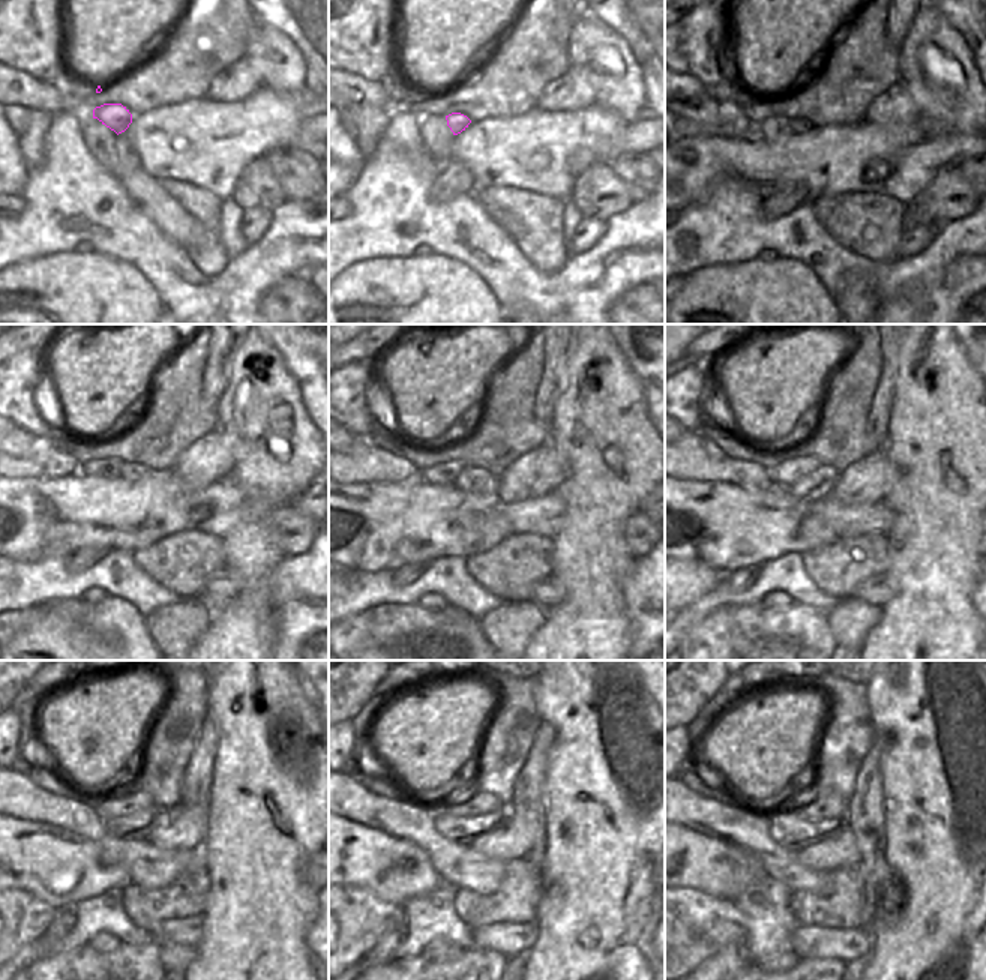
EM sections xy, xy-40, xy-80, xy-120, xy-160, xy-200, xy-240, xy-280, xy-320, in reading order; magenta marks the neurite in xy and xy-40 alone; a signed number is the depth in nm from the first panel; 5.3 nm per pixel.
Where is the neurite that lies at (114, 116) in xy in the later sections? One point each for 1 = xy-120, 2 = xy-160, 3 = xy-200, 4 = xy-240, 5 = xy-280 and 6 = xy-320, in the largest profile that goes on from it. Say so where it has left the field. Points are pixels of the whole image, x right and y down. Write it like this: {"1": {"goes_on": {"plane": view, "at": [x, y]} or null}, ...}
{"1": {"goes_on": {"plane": "xy-120", "at": [131, 471]}}, "2": {"goes_on": {"plane": "xy-160", "at": [473, 479]}}, "3": {"goes_on": {"plane": "xy-200", "at": [817, 485]}}, "4": {"goes_on": {"plane": "xy-240", "at": [138, 826]}}, "5": {"goes_on": {"plane": "xy-280", "at": [461, 830]}}, "6": {"goes_on": {"plane": "xy-320", "at": [794, 833]}}}

